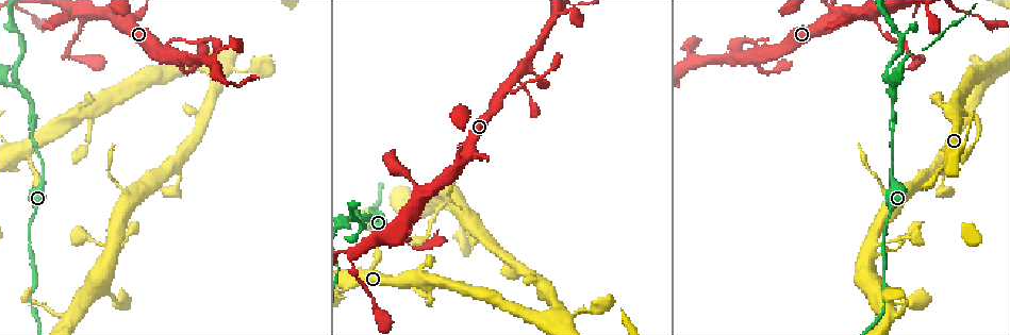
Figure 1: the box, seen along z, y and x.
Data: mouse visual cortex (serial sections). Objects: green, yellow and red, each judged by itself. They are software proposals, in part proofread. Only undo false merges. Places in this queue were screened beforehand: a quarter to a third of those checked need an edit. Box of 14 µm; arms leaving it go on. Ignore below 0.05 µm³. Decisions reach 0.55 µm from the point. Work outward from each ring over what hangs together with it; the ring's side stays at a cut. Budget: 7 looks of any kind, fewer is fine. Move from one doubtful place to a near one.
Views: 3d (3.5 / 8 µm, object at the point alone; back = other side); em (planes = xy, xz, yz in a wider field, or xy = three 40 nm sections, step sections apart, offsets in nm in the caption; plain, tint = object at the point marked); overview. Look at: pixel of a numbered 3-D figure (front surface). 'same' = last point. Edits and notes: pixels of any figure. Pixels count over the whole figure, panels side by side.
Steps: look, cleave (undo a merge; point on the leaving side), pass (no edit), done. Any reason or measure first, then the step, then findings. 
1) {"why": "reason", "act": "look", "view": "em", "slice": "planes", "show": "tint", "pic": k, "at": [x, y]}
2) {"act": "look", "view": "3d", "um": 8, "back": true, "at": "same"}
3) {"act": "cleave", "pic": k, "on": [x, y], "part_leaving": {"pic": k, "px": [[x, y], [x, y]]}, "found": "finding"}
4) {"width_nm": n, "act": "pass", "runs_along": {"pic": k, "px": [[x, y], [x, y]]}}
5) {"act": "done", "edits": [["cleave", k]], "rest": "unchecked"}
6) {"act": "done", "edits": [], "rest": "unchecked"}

{"why": "four or more arms meet", "act": "look", "view": "3d", "um": 3.5, "pic": 1, "at": [423, 199]}

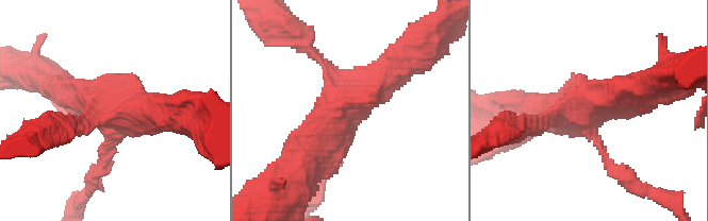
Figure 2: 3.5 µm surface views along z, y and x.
{"arms": 4, "arm_widths_nm": [150, 150, 450, 500], "why": "shape alone is not enough", "act": "look", "view": "em", "slice": "xy", "step": 1, "show": "plain", "pic": 2, "at": [589, 122]}

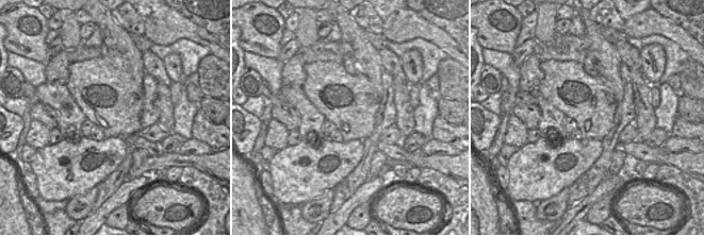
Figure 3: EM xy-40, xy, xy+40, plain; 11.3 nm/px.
{"why": "where the object lies", "act": "look", "view": "em", "slice": "xy", "step": 1, "show": "tint", "at": "same"}

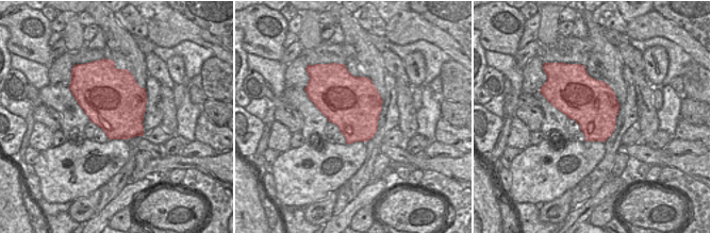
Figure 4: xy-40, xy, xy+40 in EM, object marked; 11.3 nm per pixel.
{"act": "cleave", "pic": 2, "on": [88, 180], "part_leaving": {"pic": 2, "px": [[106, 150], [77, 208]]}, "found": "two cells meet here"}

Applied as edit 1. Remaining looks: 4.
{"why": "three arms meet", "act": "look", "view": "3d", "um": 3.5, "pic": 1, "at": [367, 217]}

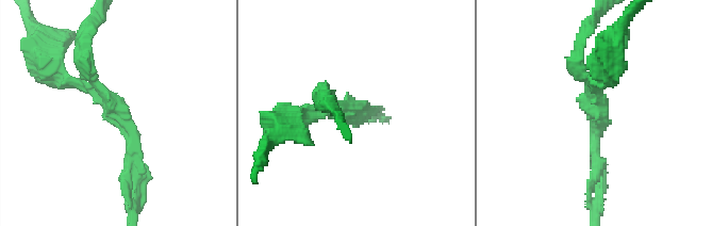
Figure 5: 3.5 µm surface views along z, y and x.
{"act": "look", "view": "em", "slice": "xy", "step": 5, "show": "tint", "pic": 5, "at": [597, 107]}

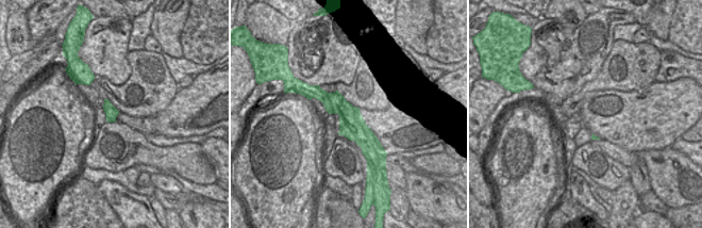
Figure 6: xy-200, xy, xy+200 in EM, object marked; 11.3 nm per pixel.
{"act": "cleave", "pic": 5, "on": [287, 106], "part_leaving": {"pic": 5, "px": [[320, 112], [287, 117], [267, 142]]}, "found": "two cells meet here"}

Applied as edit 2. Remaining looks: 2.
{"act": "done", "edits": [["cleave", 2], ["cleave", 5]], "rest": "unchecked"}

